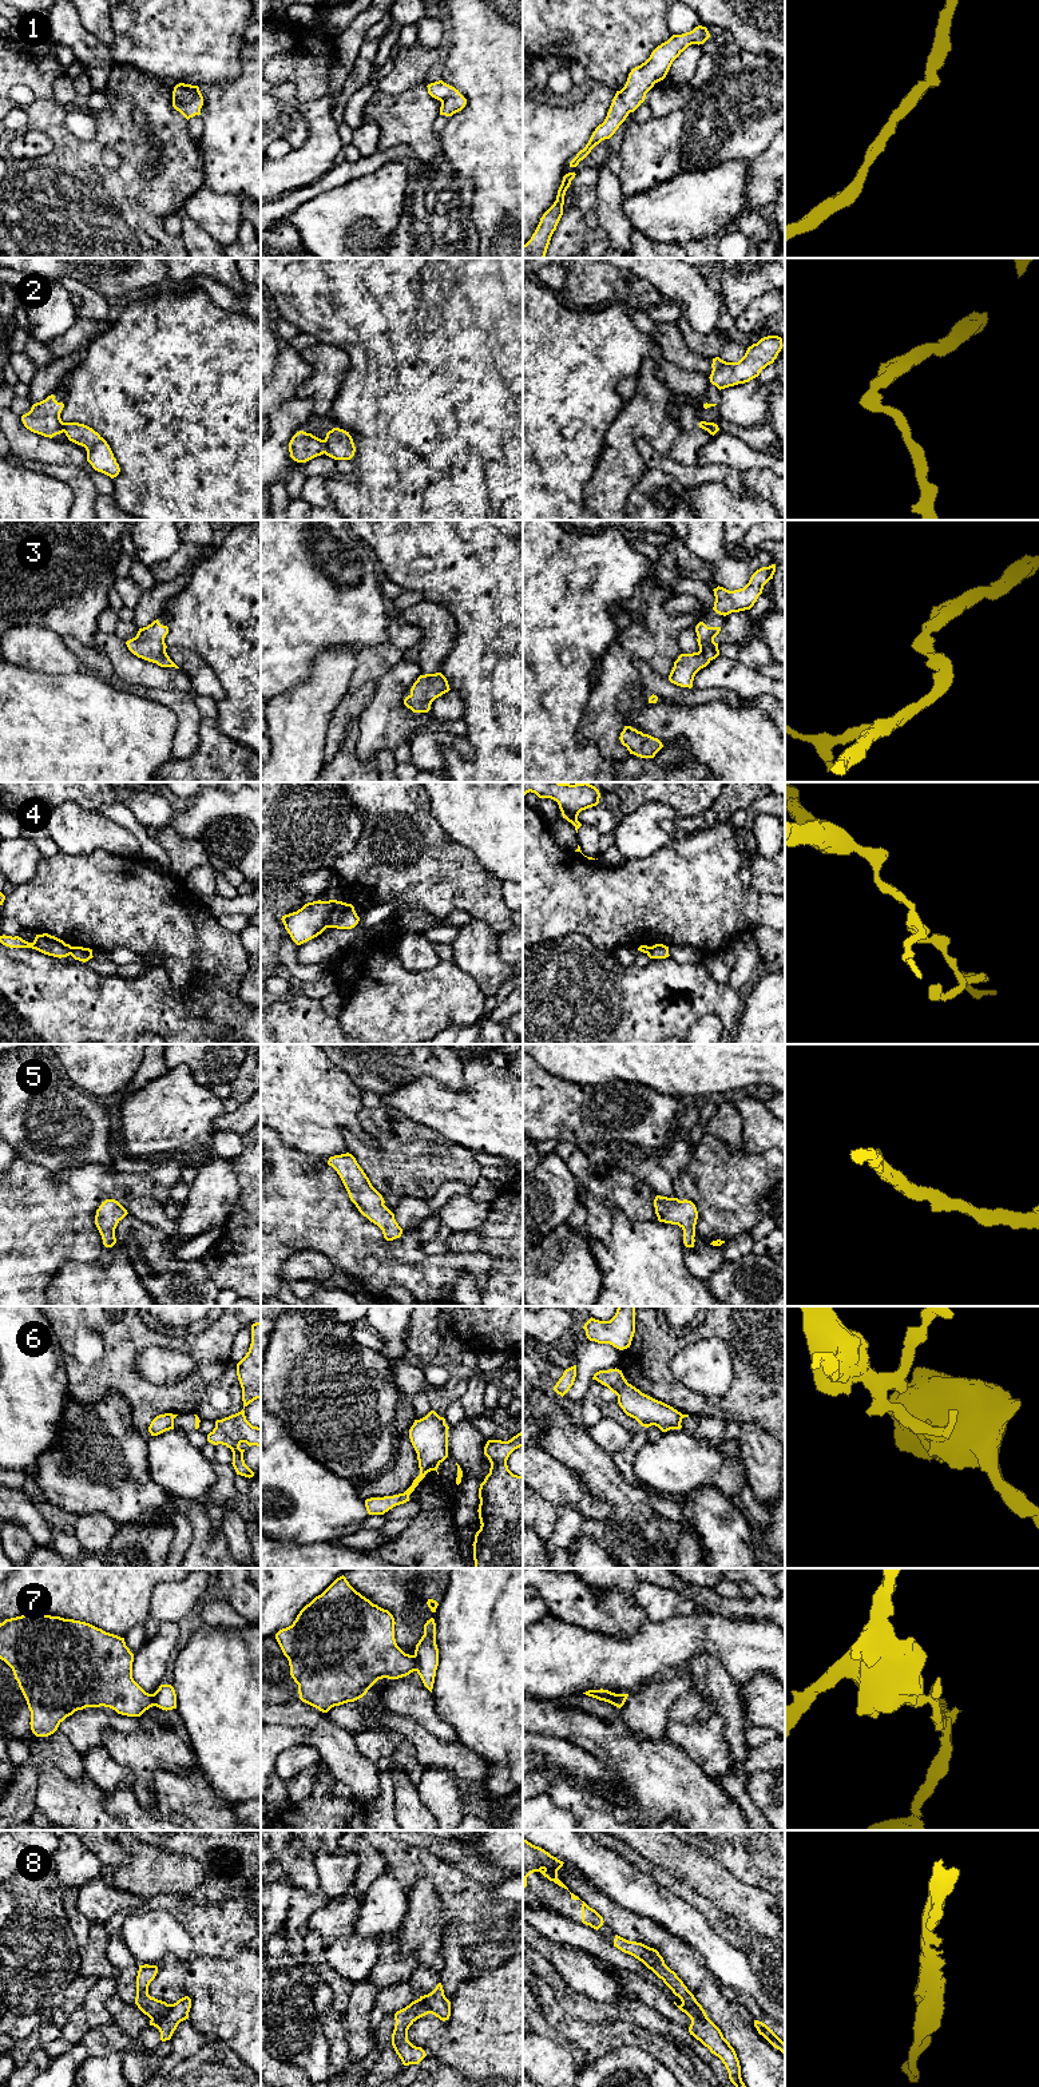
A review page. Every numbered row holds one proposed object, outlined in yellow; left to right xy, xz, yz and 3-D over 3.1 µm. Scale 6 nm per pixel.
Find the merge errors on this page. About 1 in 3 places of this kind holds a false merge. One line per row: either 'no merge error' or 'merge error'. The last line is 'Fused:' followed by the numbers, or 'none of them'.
1: no merge error
2: merge error
3: no merge error
4: merge error
5: no merge error
6: merge error
7: merge error
8: merge error
Fused: 2, 4, 6, 7, 8

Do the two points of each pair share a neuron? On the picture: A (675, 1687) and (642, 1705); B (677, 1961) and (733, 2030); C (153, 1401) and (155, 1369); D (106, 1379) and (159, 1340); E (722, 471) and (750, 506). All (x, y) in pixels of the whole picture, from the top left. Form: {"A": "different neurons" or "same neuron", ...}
{"A": "same neuron", "B": "same neuron", "C": "different neurons", "D": "same neuron", "E": "different neurons"}

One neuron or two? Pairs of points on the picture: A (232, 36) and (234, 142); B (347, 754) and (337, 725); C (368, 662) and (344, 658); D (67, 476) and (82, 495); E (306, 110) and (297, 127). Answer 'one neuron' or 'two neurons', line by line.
A: two neurons
B: two neurons
C: two neurons
D: one neuron
E: two neurons

